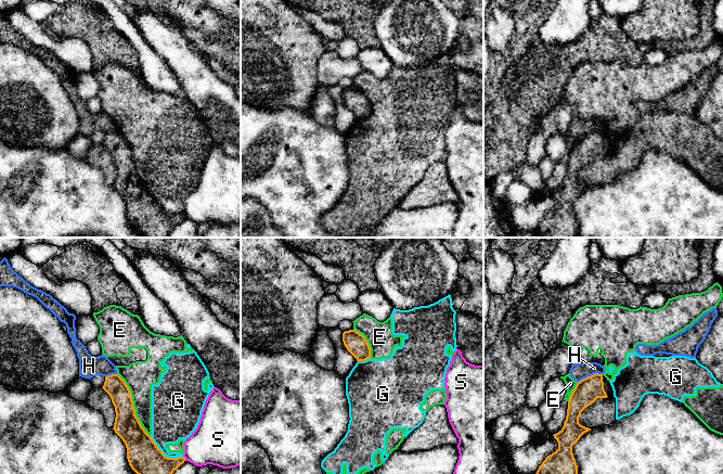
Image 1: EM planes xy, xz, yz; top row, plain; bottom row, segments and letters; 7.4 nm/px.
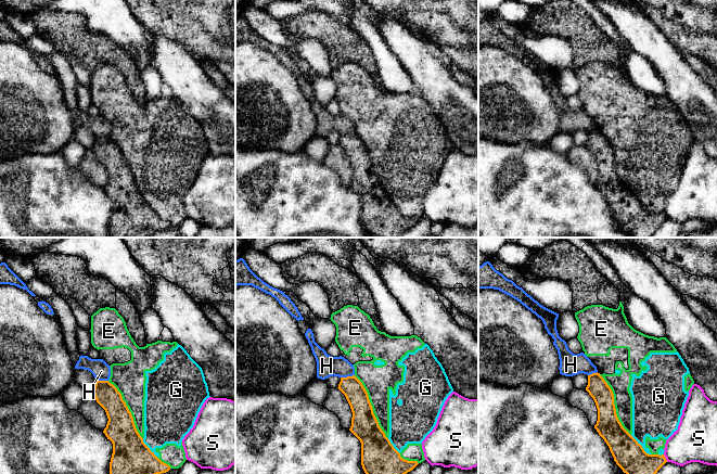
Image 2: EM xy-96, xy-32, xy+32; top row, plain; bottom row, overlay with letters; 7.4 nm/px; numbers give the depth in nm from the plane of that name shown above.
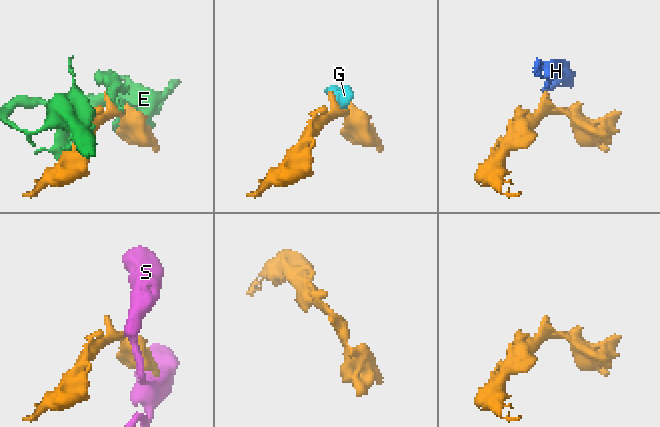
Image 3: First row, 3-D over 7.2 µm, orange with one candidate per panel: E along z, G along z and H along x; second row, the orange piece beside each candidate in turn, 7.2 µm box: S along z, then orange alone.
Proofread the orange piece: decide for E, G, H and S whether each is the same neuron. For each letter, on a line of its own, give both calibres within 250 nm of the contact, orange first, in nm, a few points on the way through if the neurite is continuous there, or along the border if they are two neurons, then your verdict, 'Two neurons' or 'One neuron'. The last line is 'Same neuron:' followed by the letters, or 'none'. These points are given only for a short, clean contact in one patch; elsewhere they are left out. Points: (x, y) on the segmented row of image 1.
E: Thickness 190 nm (orange) against 220 nm. Two neurons
G: Thickness 240 nm (orange) against 280 nm. Two neurons
H: Thickness 180 nm (orange) against 130 nm. Boundary: yz (602, 373), (593, 373), (578, 382). Two neurons
S: Thickness 200 nm (orange) against 340 nm. Two neurons
Same neuron: none

